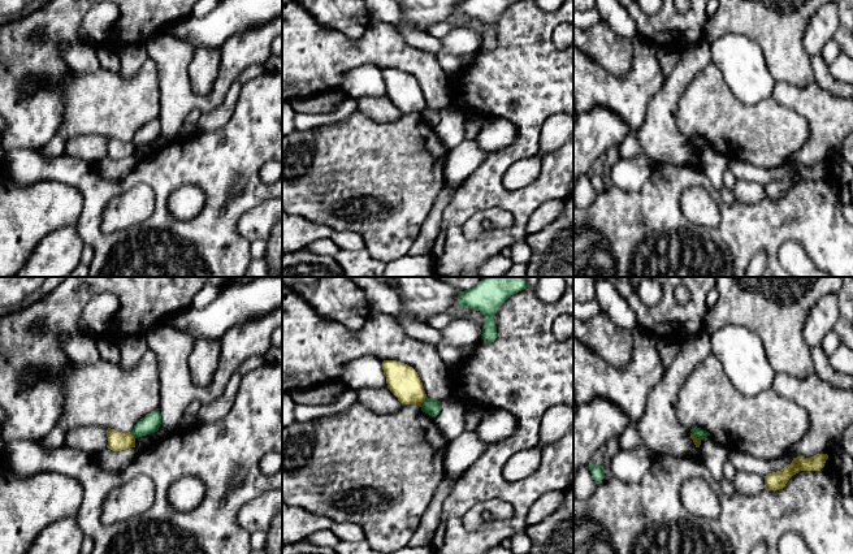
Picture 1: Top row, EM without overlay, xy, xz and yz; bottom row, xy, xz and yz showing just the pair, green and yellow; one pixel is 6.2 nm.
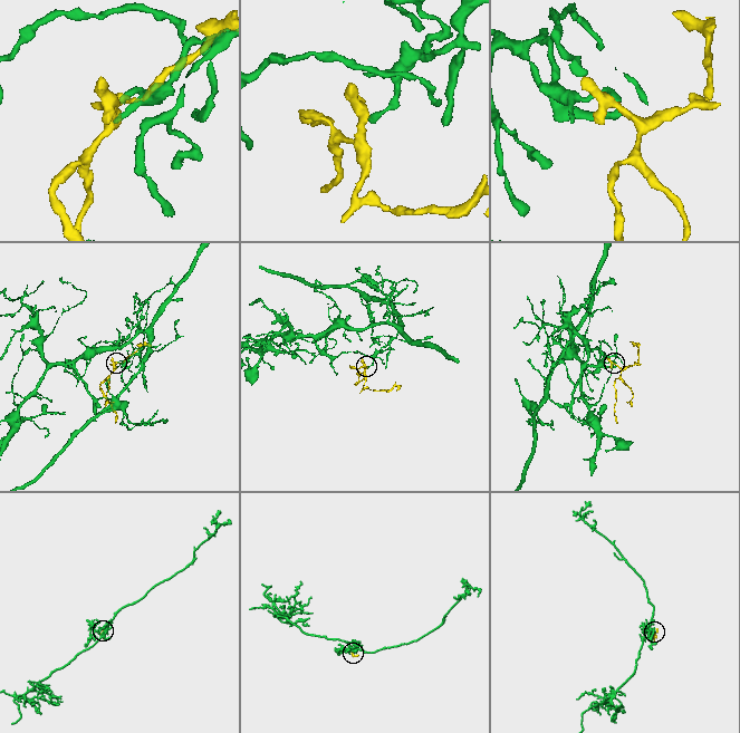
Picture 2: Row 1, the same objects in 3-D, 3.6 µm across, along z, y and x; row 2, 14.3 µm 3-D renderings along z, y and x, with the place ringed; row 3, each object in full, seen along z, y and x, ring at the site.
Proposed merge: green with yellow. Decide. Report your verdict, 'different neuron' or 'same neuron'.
different neuron

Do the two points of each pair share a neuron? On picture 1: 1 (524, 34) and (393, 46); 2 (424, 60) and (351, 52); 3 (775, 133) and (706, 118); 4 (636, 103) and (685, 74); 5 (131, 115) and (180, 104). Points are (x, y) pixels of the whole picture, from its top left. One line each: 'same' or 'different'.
1: different
2: same
3: same
4: different
5: different

